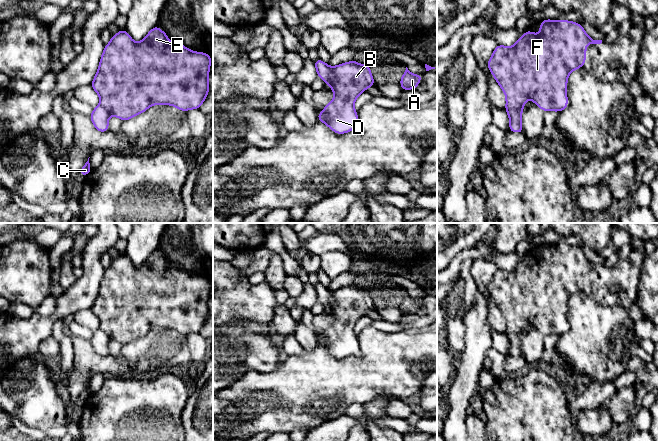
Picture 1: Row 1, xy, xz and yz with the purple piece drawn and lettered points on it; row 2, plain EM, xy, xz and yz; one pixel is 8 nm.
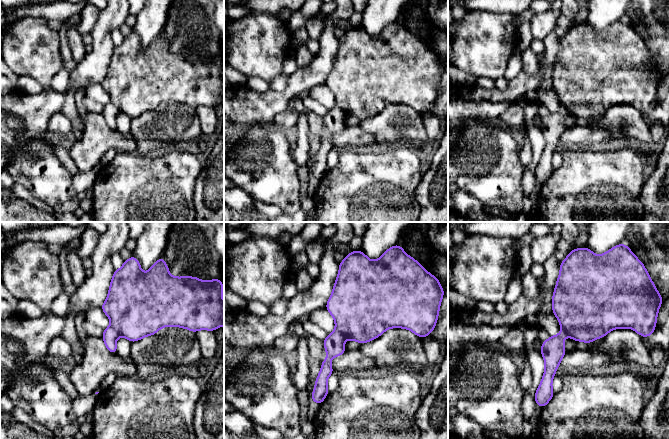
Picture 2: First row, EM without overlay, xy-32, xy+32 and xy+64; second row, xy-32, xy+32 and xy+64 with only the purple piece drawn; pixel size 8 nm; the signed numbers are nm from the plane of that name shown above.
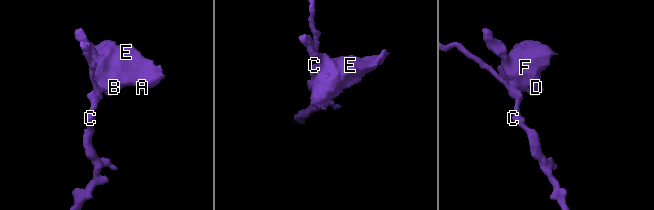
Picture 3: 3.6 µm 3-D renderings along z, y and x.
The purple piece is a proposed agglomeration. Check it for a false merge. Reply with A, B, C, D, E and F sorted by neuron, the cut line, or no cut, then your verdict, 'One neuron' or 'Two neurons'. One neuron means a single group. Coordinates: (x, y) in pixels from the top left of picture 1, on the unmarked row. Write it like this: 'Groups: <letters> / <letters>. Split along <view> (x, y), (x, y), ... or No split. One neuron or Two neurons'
Groups: A B D E F / C. Split along yz (506, 329), (518, 332), (521, 335). Two neurons

